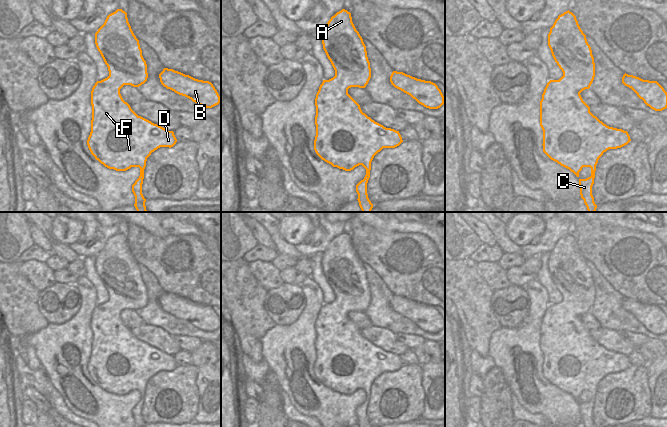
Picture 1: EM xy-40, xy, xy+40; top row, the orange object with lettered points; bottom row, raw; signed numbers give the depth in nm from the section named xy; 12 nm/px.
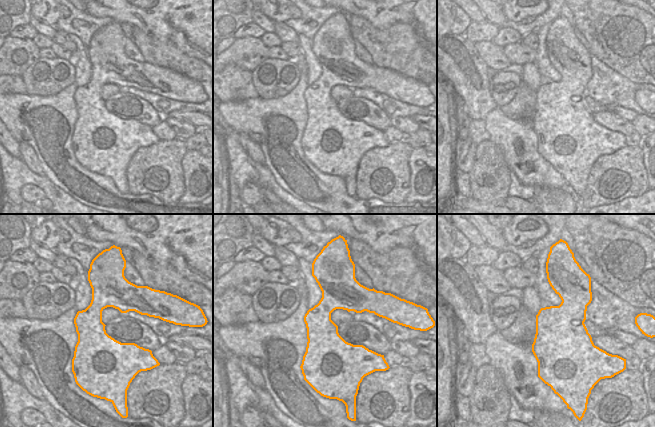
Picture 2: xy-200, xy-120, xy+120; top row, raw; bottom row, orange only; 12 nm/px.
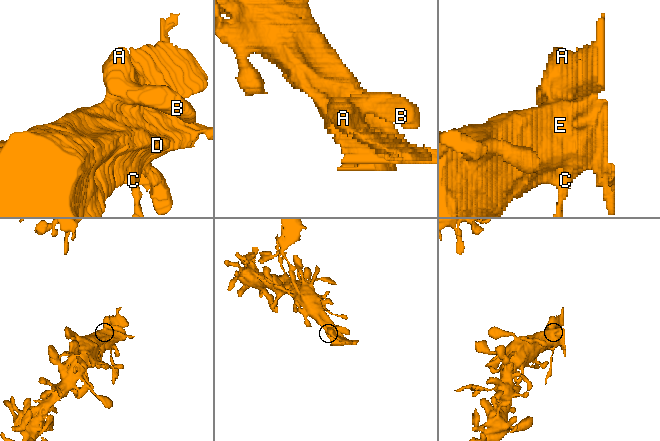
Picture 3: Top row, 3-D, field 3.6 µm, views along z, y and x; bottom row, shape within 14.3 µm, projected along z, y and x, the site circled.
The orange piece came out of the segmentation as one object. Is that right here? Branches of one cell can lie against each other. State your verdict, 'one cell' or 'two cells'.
one cell

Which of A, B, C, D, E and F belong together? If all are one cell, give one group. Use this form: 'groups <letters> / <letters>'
groups A B C D E F

